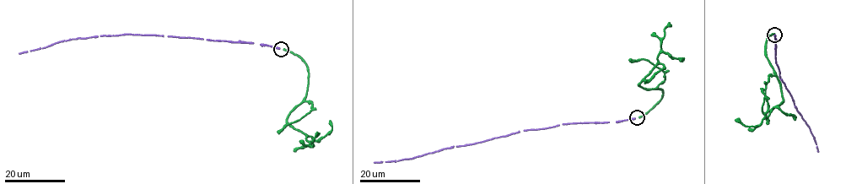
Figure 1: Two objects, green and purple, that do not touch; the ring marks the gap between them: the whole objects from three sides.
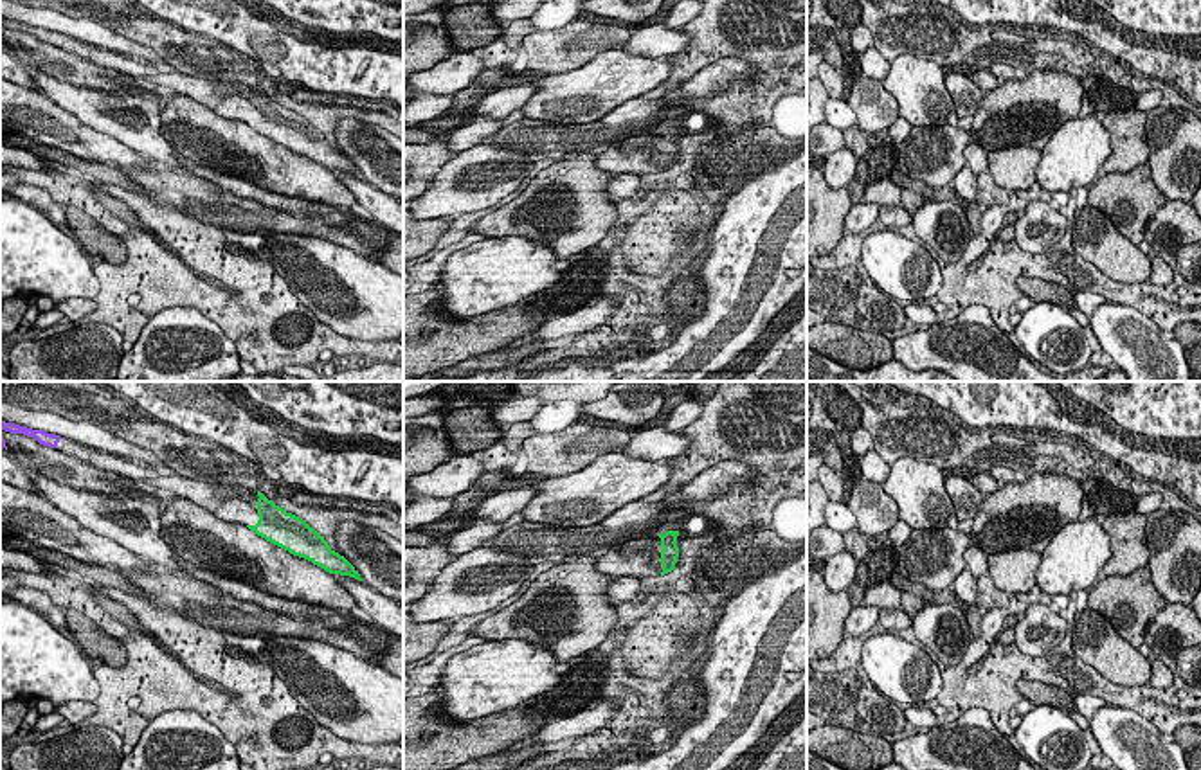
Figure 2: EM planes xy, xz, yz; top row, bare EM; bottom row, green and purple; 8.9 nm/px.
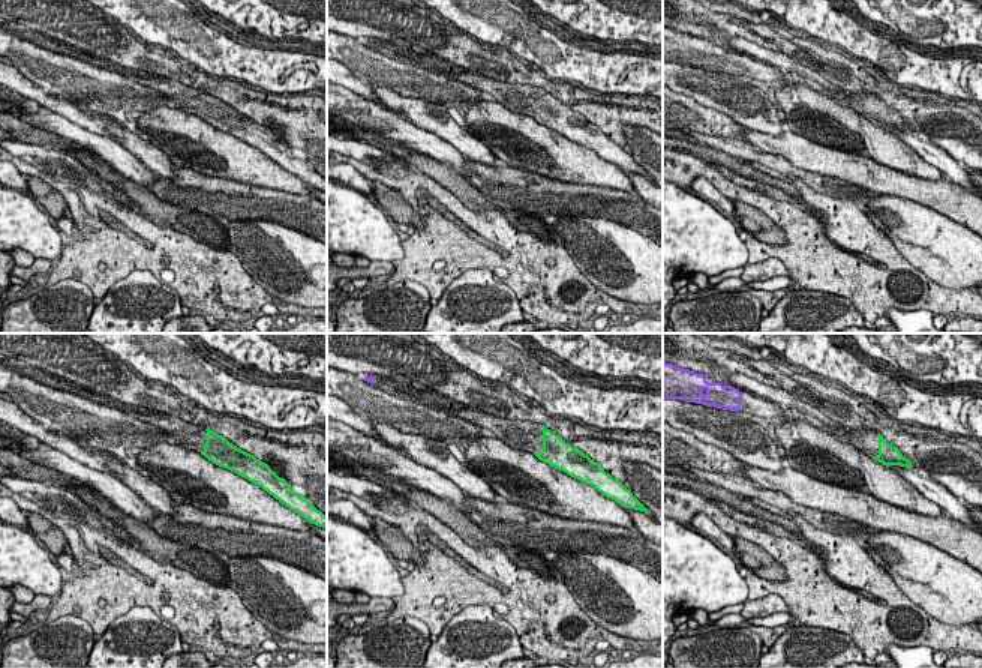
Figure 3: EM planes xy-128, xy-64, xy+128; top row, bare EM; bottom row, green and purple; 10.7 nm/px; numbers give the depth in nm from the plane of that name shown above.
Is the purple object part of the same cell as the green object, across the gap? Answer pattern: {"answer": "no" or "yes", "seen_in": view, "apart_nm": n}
{"answer": "yes", "seen_in": "xy", "apart_nm": 1850}

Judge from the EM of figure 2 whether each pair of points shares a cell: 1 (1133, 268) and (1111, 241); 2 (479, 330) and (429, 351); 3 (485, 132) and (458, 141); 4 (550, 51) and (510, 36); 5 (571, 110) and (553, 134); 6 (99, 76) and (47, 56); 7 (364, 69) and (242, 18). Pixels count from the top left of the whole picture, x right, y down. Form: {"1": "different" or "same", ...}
{"1": "same", "2": "same", "3": "same", "4": "different", "5": "different", "6": "same", "7": "same"}

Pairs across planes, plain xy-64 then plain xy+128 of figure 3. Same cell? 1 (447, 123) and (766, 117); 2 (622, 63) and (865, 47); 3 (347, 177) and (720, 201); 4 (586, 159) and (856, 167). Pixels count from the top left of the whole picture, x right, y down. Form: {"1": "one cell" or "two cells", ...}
{"1": "one cell", "2": "one cell", "3": "one cell", "4": "two cells"}

